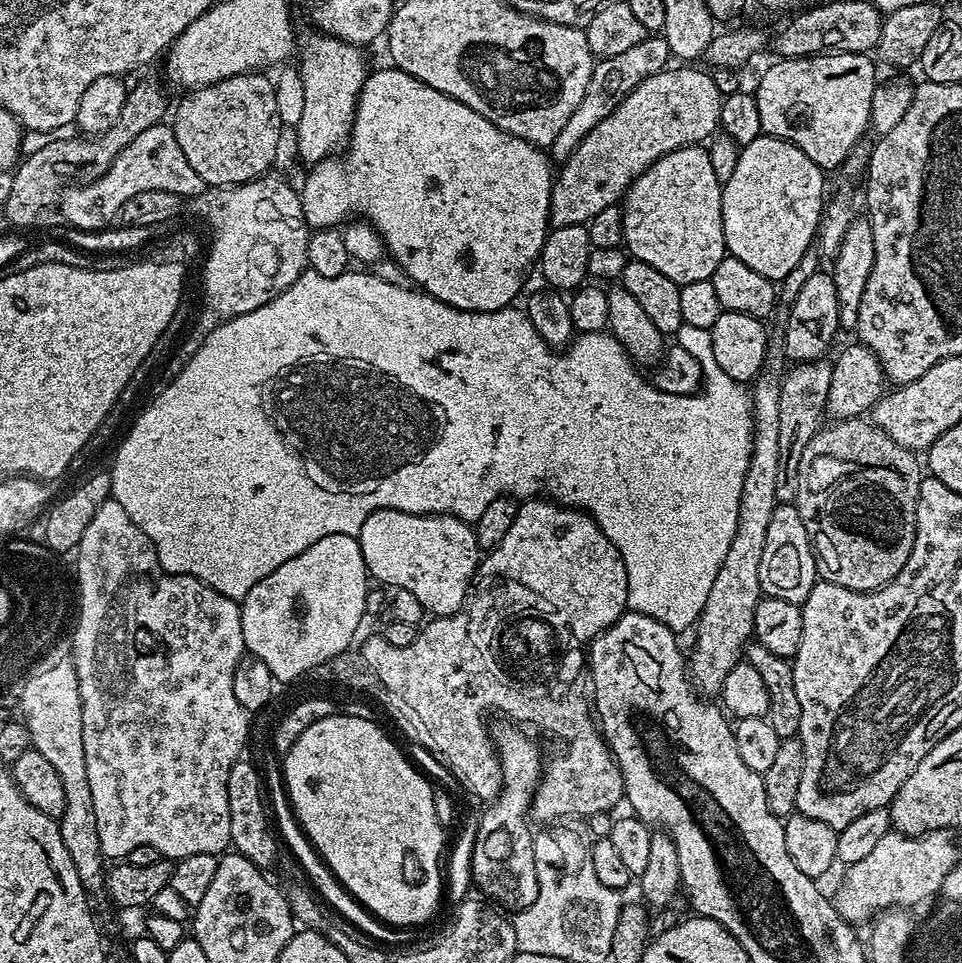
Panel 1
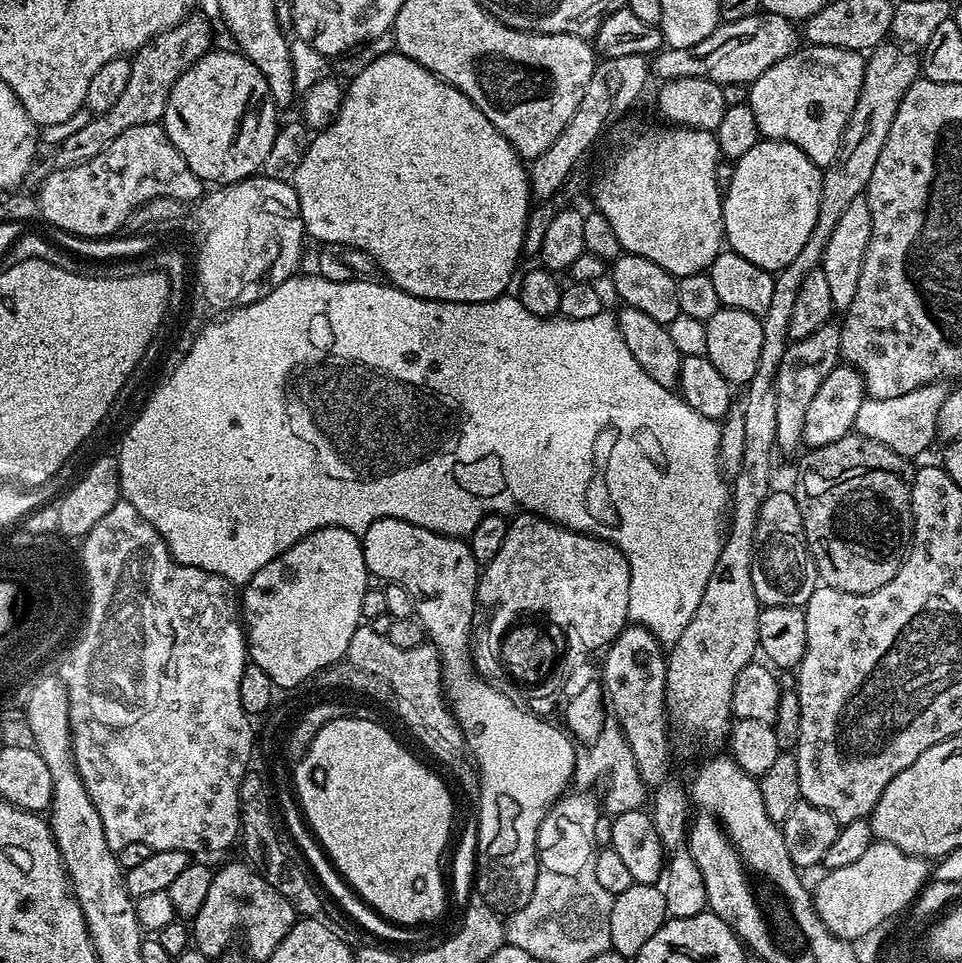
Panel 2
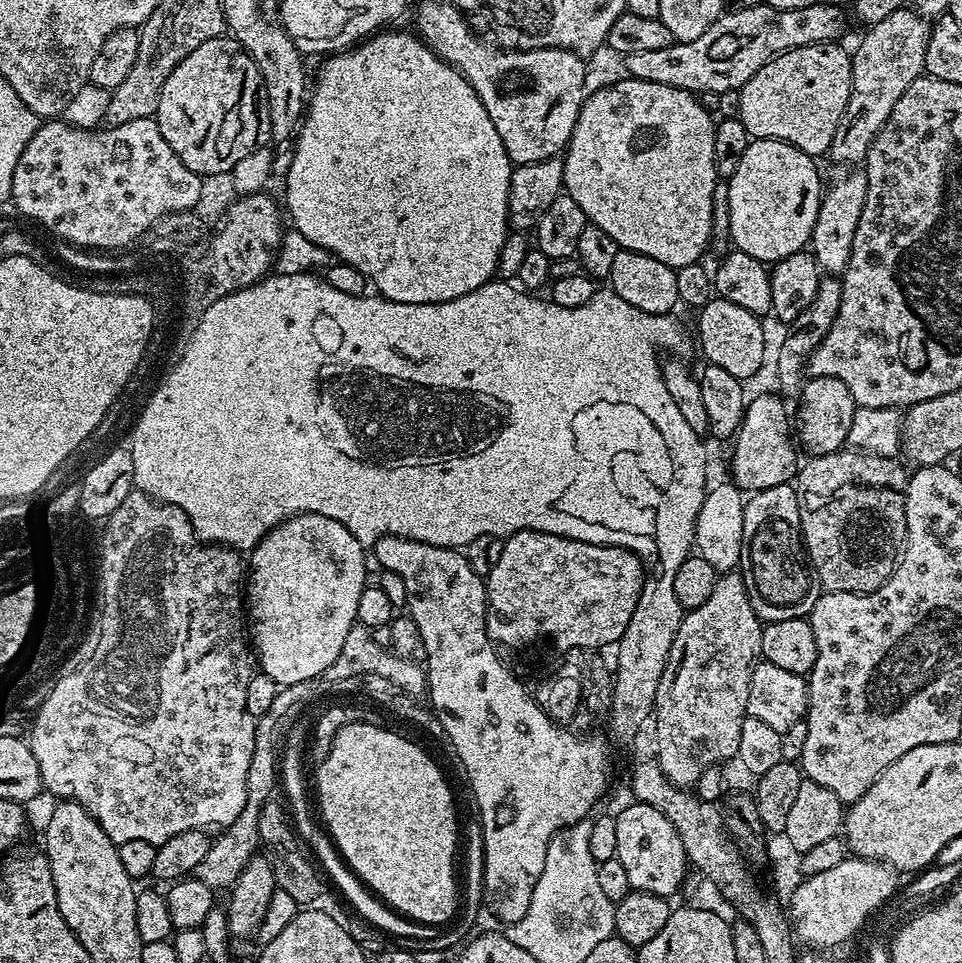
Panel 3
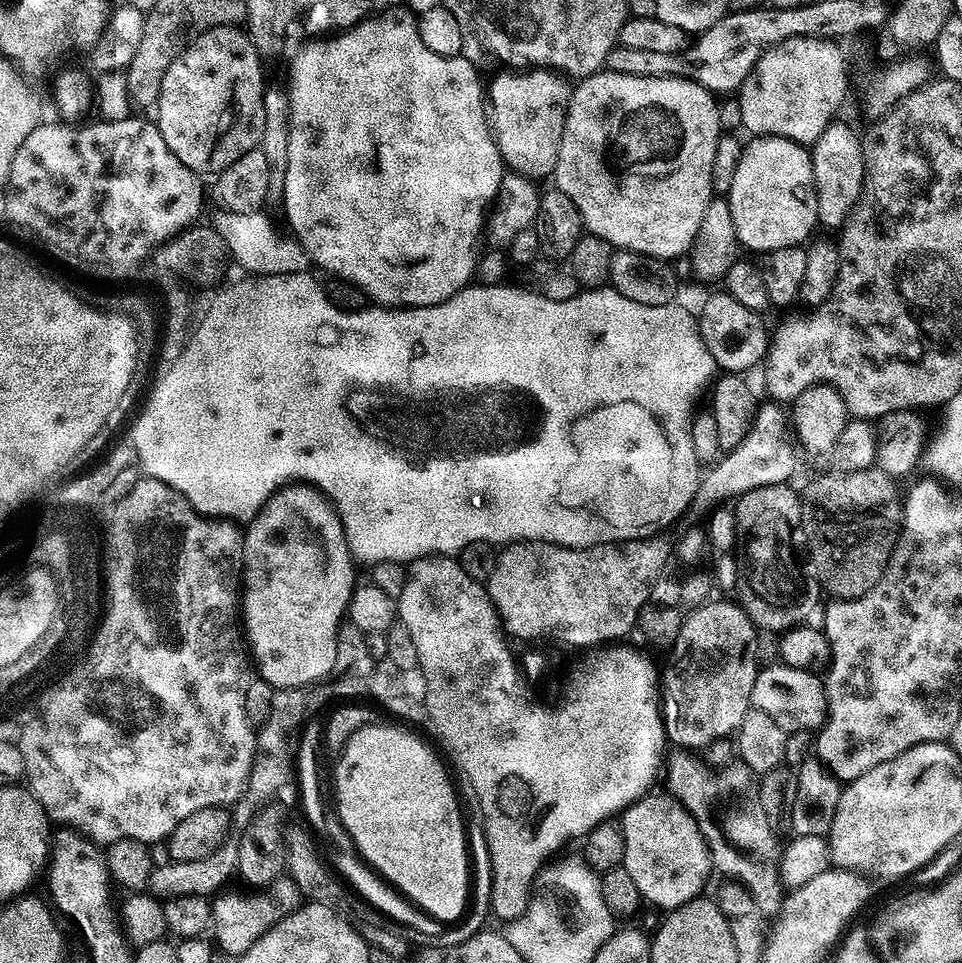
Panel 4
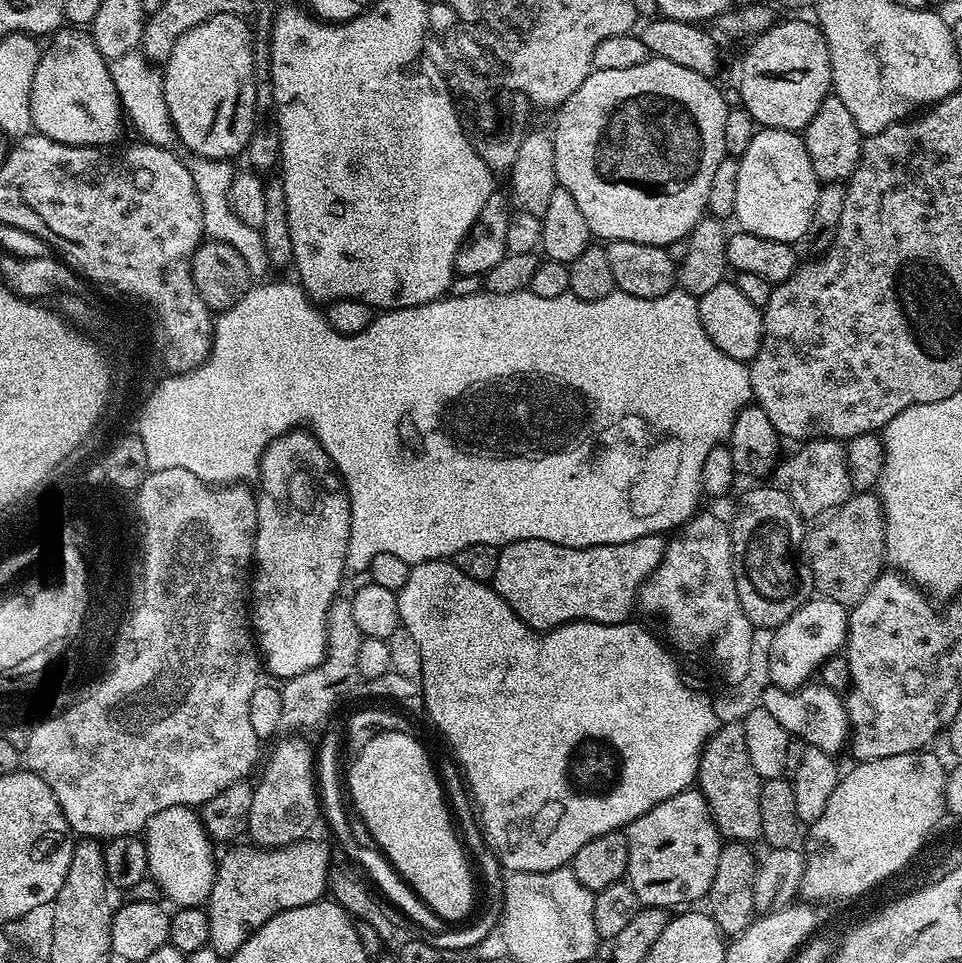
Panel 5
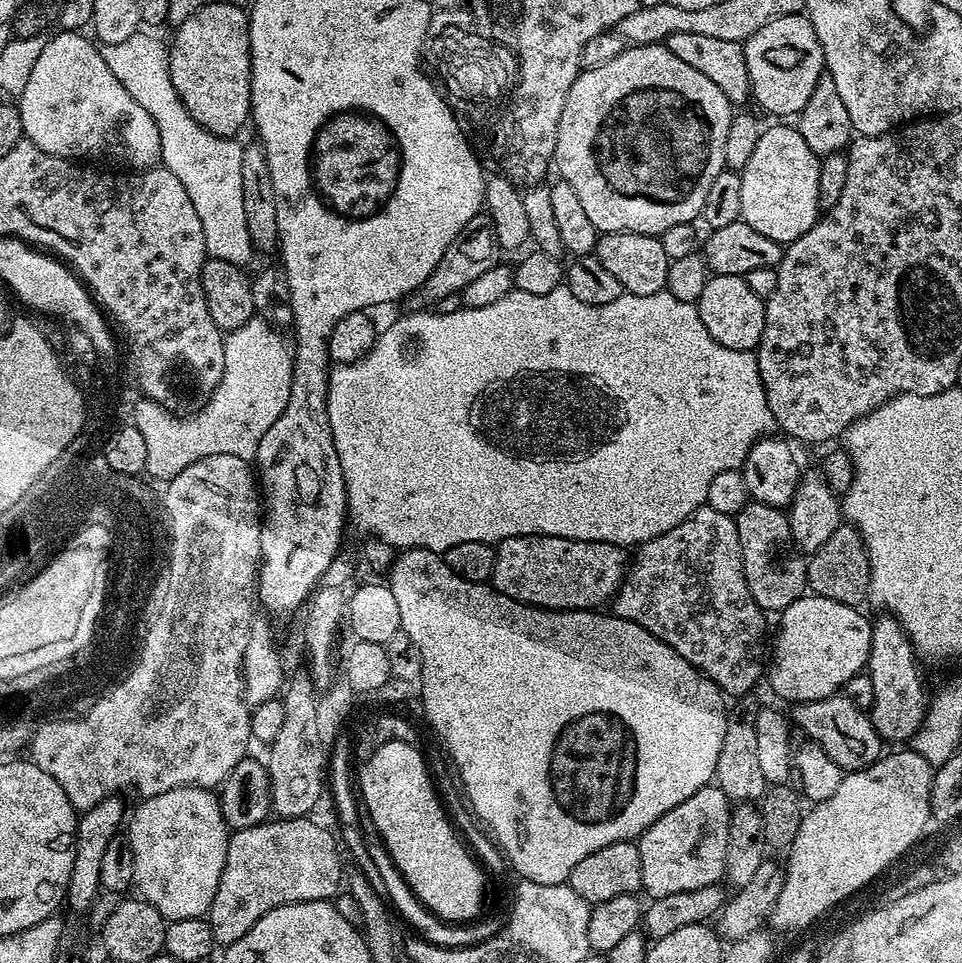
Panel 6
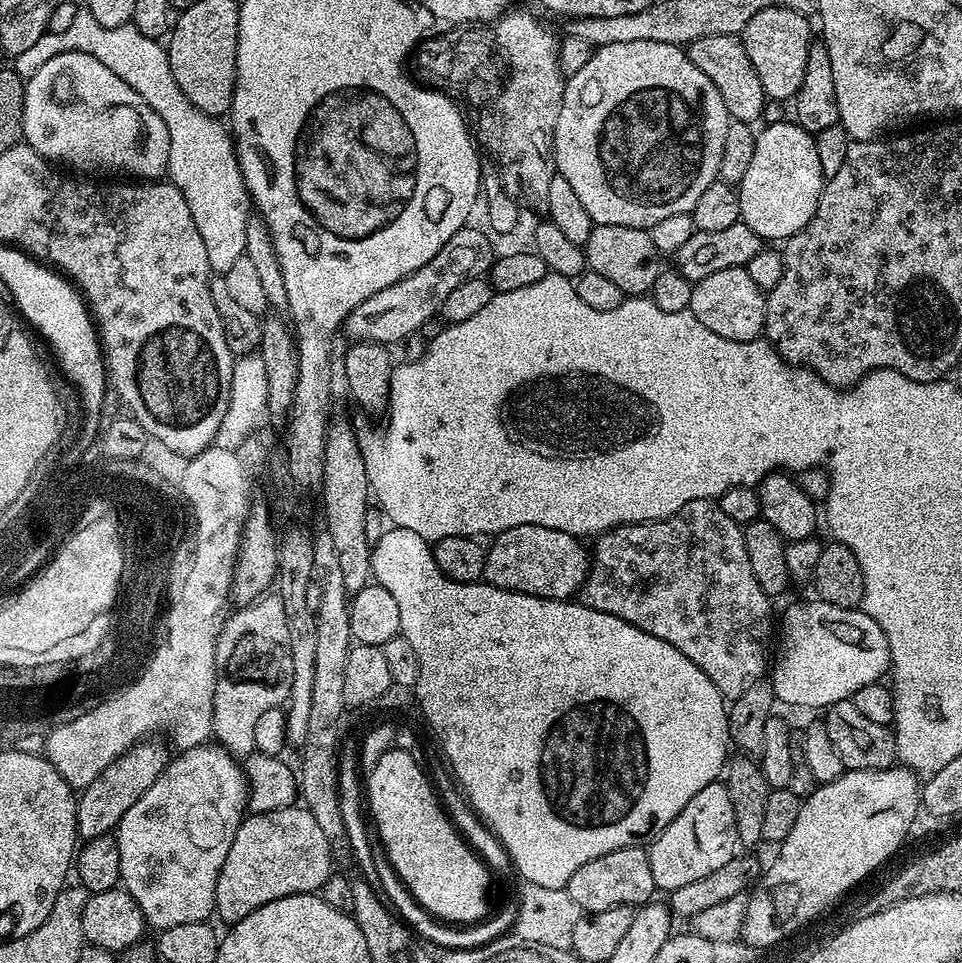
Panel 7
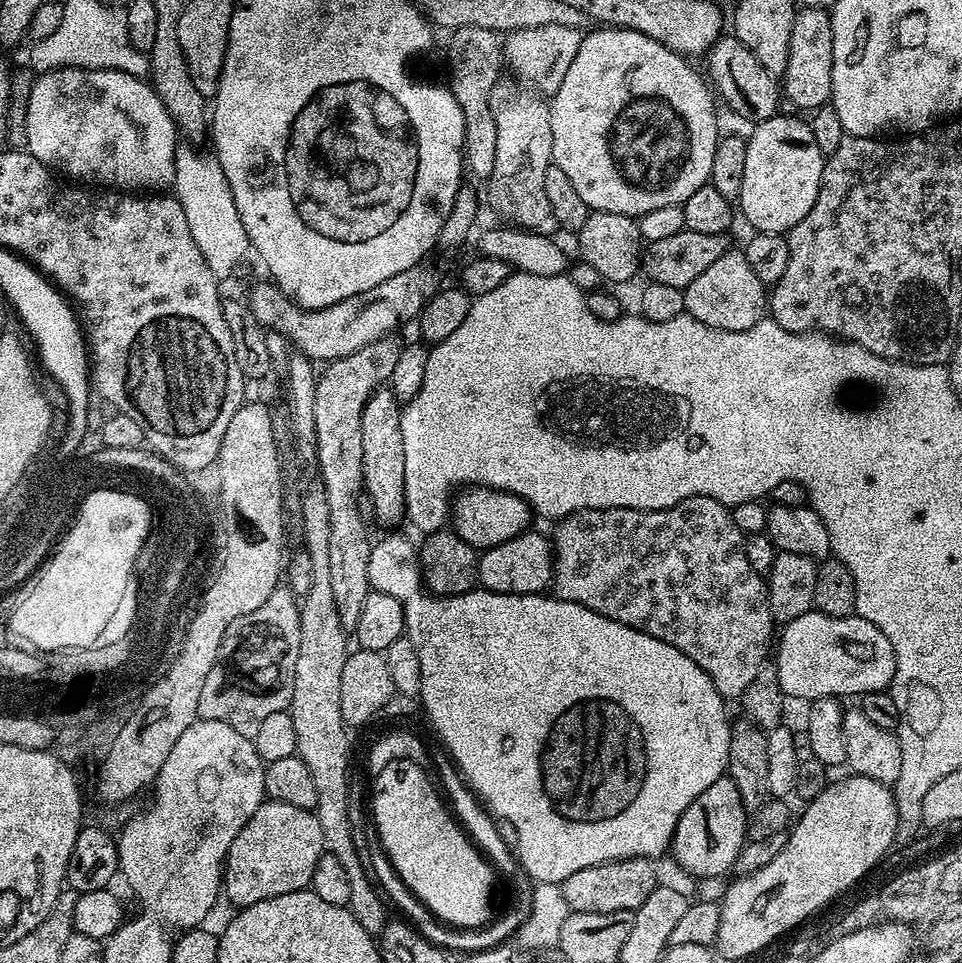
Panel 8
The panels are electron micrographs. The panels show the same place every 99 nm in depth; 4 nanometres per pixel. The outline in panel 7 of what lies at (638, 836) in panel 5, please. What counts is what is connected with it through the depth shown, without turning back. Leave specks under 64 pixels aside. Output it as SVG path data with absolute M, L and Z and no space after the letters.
M717 782L702 786L690 802L660 831L660 835L651 841L648 848L650 870L654 870L654 882L657 889L670 894L678 886L687 886L697 878L706 878L714 870L719 870L738 855L738 826L734 822L734 805L730 802L730 790L727 783Z

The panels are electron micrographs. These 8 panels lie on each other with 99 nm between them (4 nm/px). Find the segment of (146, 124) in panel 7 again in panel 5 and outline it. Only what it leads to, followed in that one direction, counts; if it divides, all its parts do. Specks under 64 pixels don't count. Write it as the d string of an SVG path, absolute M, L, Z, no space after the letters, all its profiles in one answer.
M76 26L61 27L48 42L48 48L46 44L40 55L30 90L33 129L66 146L112 146L108 144L114 143L126 129L126 117L108 69L109 61L98 50L91 35Z

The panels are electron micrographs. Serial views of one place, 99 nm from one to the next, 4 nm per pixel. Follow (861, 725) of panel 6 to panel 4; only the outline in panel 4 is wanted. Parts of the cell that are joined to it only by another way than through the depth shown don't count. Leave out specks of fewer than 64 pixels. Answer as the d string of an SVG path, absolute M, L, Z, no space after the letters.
M775 662L769 668L761 667L754 678L752 707L762 710L774 718L782 730L789 732L811 732L824 727L828 718L828 699L824 693L824 680L815 672L798 670L789 664Z

